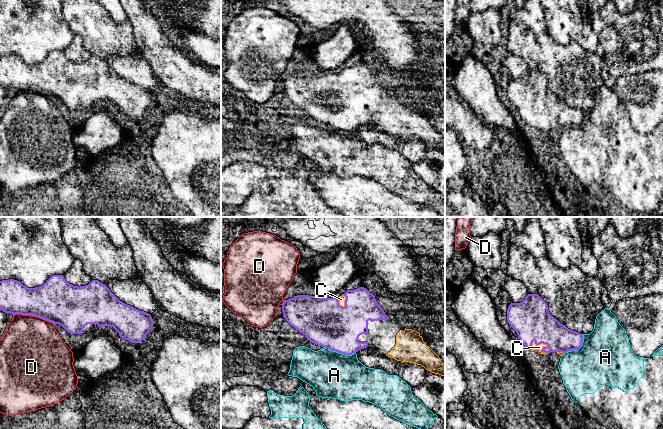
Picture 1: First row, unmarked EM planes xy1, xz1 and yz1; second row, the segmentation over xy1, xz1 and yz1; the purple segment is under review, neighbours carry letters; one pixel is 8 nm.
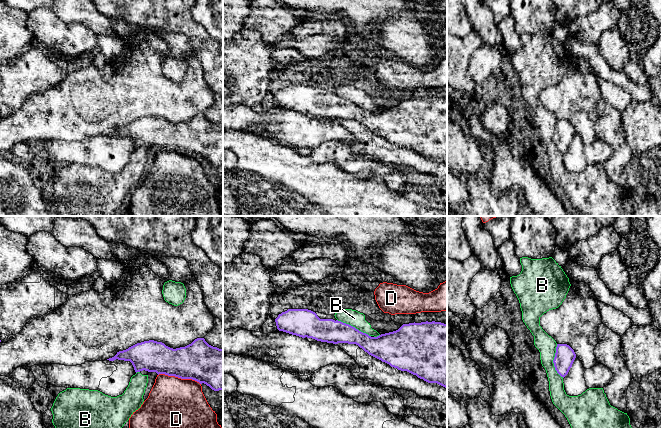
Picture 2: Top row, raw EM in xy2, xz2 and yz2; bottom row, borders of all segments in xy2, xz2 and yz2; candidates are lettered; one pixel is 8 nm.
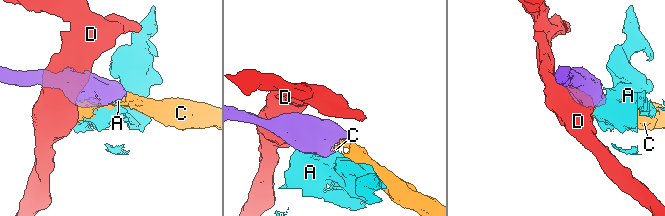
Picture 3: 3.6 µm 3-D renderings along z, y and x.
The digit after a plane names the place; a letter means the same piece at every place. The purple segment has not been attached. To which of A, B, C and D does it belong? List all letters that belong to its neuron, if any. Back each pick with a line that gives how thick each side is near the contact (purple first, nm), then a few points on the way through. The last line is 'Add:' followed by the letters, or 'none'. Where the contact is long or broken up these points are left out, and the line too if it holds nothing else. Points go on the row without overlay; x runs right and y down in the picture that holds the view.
C: 320 nm thick on the purple side, 50 nm on the other
Add: C

